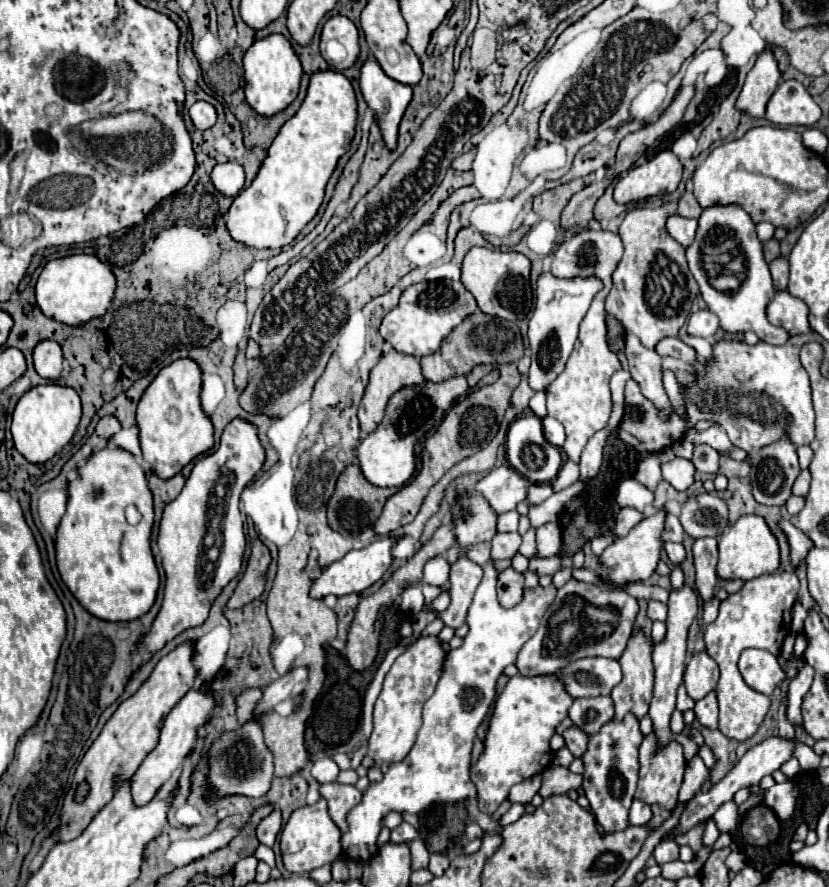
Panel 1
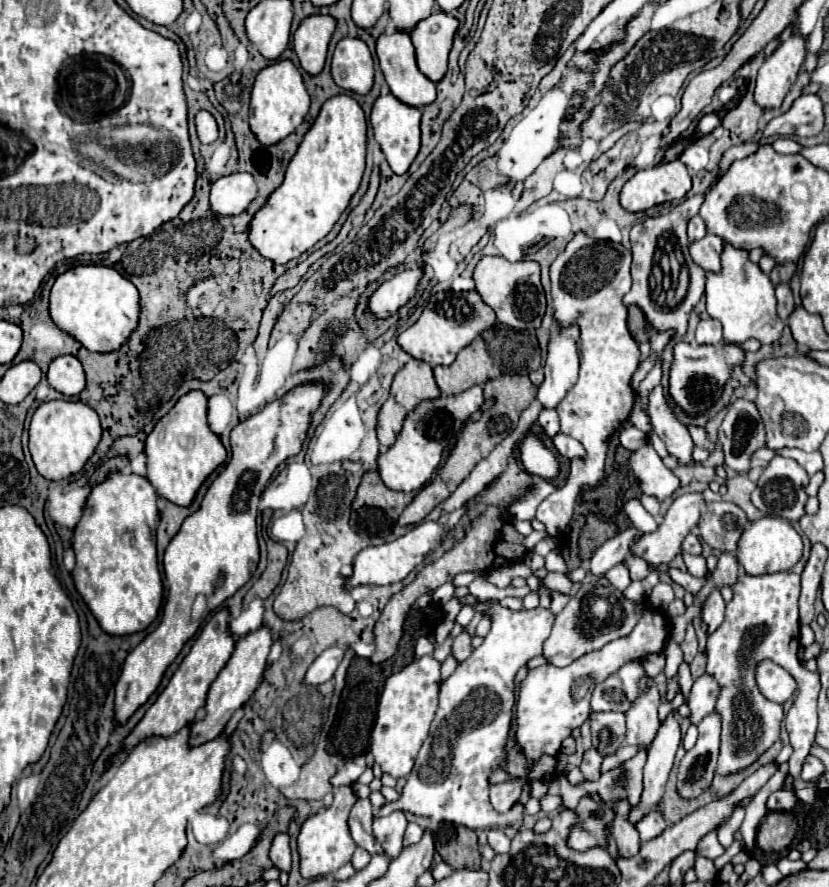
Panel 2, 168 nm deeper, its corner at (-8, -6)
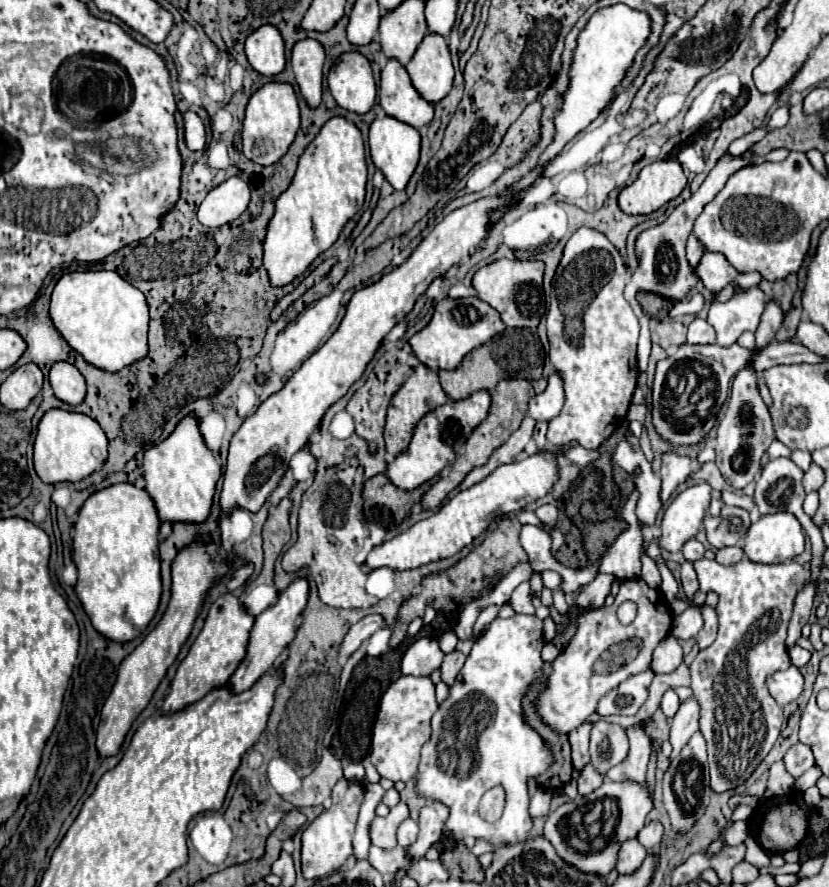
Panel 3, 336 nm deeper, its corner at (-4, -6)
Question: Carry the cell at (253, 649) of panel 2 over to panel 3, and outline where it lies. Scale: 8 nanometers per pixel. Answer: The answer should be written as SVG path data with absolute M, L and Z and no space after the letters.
M295 578L279 594L279 600L255 618L255 626L251 630L251 638L249 638L249 646L247 646L247 656L241 662L241 666L235 670L235 674L231 676L231 684L233 684L235 692L245 692L247 688L251 688L259 680L259 676L263 676L273 666L273 662L279 658L279 654L289 646L289 642L295 638L295 632L297 632L295 622L299 620L301 612L305 610L307 598L309 598L307 578Z

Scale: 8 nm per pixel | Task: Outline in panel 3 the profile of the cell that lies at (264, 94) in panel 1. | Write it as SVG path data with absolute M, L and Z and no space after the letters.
M269 82L249 98L243 120L243 154L255 164L271 166L285 156L297 130L299 130L299 104L293 88L289 84Z

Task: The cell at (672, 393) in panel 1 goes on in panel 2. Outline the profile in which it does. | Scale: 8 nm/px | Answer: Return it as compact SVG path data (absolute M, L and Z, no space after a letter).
M689 424L687 428L689 428L689 434L691 434L691 438L693 438L693 442L695 442L697 446L701 446L701 448L707 450L707 452L713 452L713 450L715 450L715 442L709 440L705 428L695 426L695 424Z

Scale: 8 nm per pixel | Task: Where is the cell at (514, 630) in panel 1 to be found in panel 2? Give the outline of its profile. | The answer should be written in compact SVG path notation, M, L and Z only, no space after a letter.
M491 602L487 610L483 610L483 616L491 618L491 630L483 638L483 644L471 652L471 656L455 668L455 672L443 680L441 692L439 692L439 708L435 714L435 720L431 724L431 732L427 740L423 742L419 756L415 760L415 766L411 774L407 776L407 782L401 790L401 796L397 802L385 804L375 818L387 816L393 810L401 812L411 812L415 816L425 816L435 822L453 822L453 824L463 824L471 830L485 828L503 828L503 826L521 826L523 820L523 806L515 804L507 814L495 814L491 802L489 802L489 774L493 768L499 766L499 758L503 756L503 748L507 742L509 734L509 722L511 722L511 710L515 704L515 694L513 694L513 680L515 674L521 666L525 666L531 658L541 654L541 646L547 640L551 626L553 626L553 612L549 608L533 608L533 610L507 610L499 602Z

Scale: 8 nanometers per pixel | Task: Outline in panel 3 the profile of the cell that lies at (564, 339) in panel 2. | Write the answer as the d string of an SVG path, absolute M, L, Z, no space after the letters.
M553 372L549 376L547 390L529 400L529 412L527 414L531 418L535 418L537 422L549 422L561 412L563 402L565 402L565 396L563 396L563 386L561 386L561 376L557 372Z

